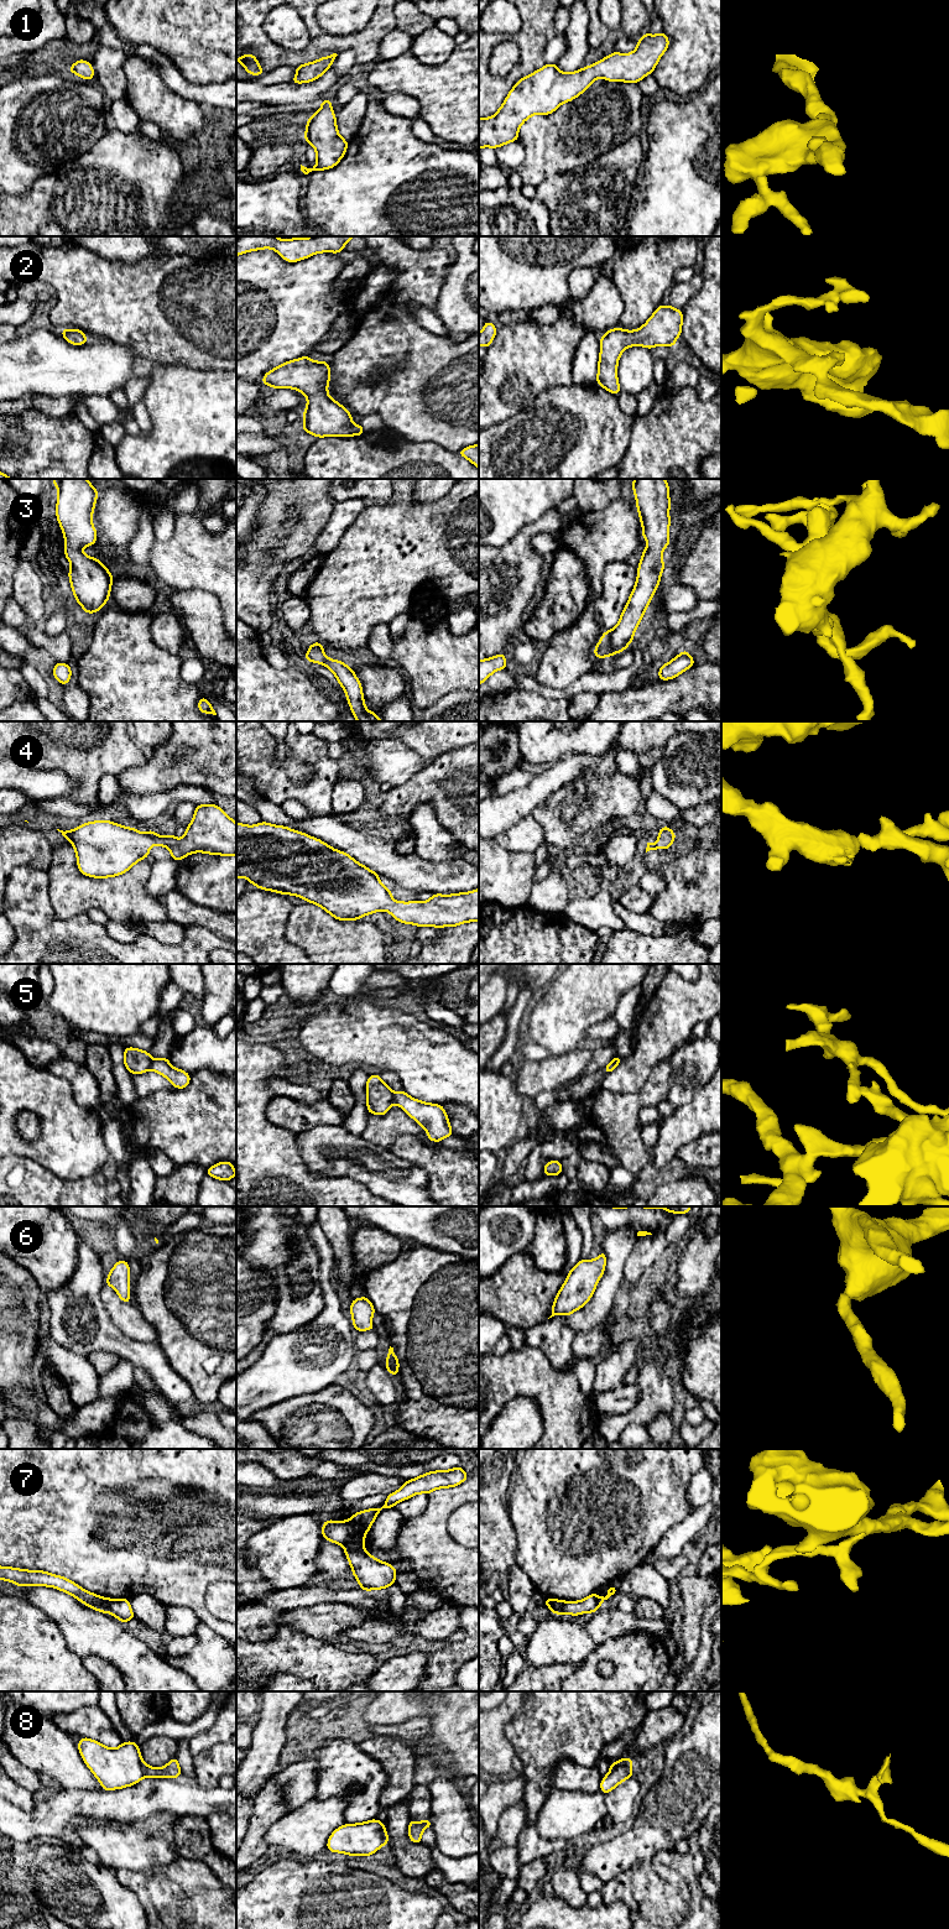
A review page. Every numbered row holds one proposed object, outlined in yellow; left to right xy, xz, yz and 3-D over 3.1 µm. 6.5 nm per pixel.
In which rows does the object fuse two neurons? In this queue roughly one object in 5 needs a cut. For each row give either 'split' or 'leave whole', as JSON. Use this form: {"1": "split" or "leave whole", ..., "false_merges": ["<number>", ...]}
{"1": "leave whole", "2": "leave whole", "3": "leave whole", "4": "leave whole", "5": "split", "6": "leave whole", "7": "split", "8": "split", "false_merges": ["5", "7", "8"]}

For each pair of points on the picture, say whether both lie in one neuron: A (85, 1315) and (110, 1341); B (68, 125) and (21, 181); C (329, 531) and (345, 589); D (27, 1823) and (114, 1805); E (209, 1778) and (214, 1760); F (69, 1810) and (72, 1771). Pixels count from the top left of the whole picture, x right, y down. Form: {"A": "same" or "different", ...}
{"A": "same", "B": "same", "C": "different", "D": "same", "E": "same", "F": "different"}

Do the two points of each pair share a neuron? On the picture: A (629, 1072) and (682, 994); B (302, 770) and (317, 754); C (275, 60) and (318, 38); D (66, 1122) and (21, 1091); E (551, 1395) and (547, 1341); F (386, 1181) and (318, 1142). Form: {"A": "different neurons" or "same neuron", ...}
{"A": "same neuron", "B": "different neurons", "C": "same neuron", "D": "same neuron", "E": "different neurons", "F": "same neuron"}

